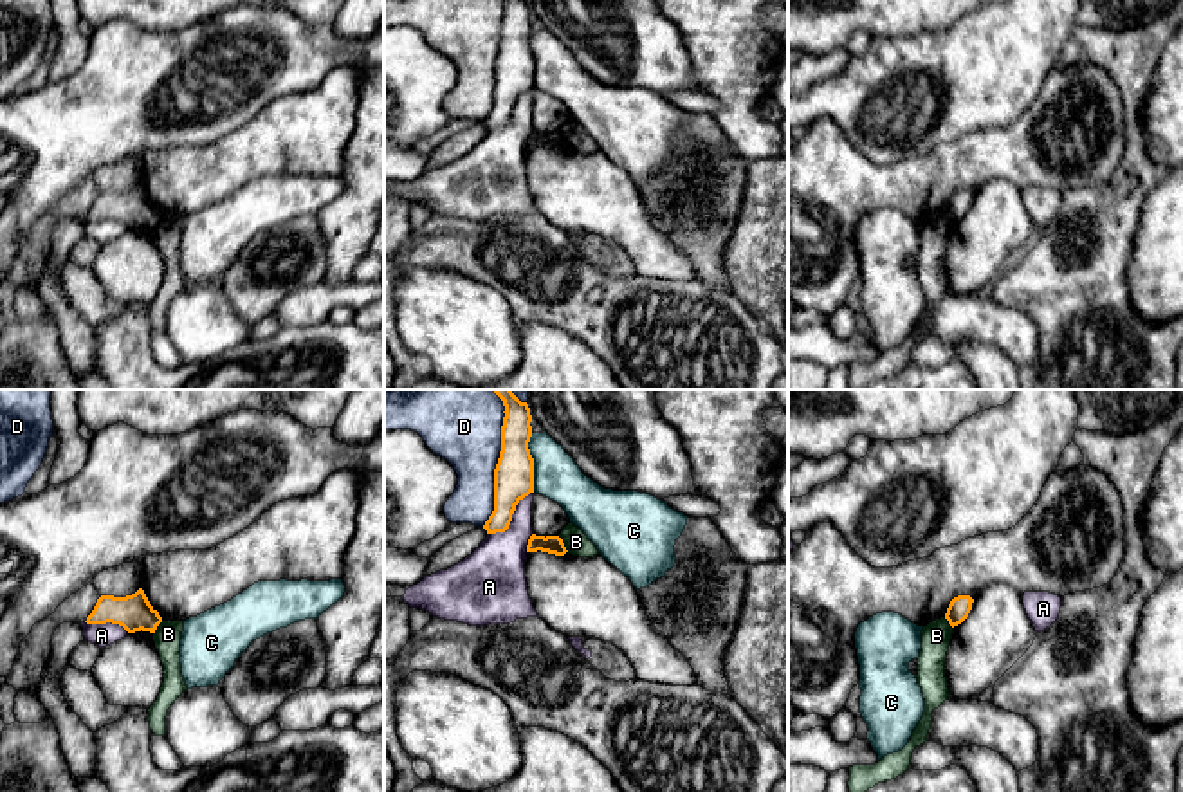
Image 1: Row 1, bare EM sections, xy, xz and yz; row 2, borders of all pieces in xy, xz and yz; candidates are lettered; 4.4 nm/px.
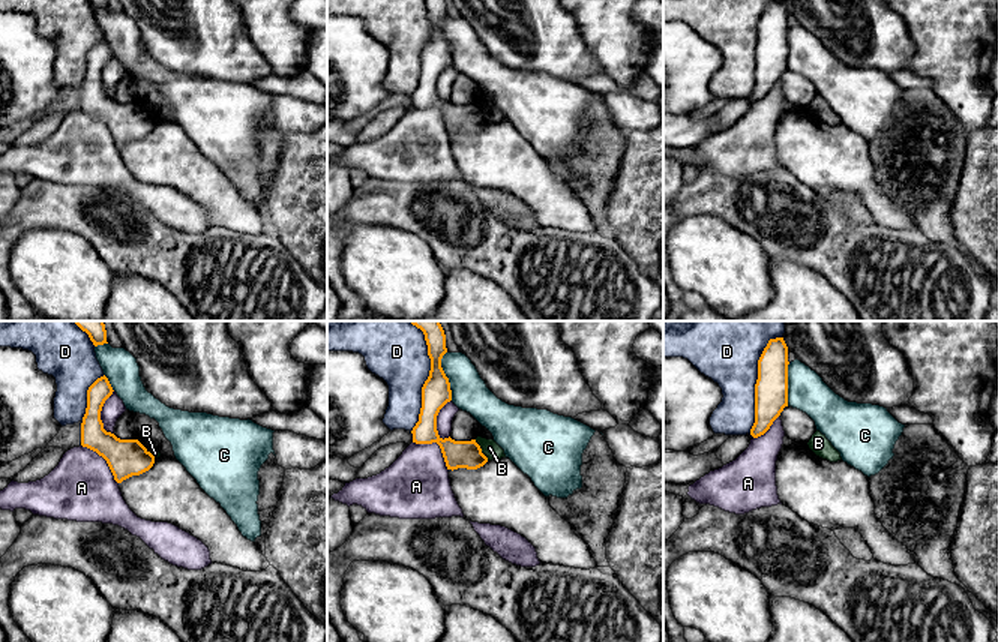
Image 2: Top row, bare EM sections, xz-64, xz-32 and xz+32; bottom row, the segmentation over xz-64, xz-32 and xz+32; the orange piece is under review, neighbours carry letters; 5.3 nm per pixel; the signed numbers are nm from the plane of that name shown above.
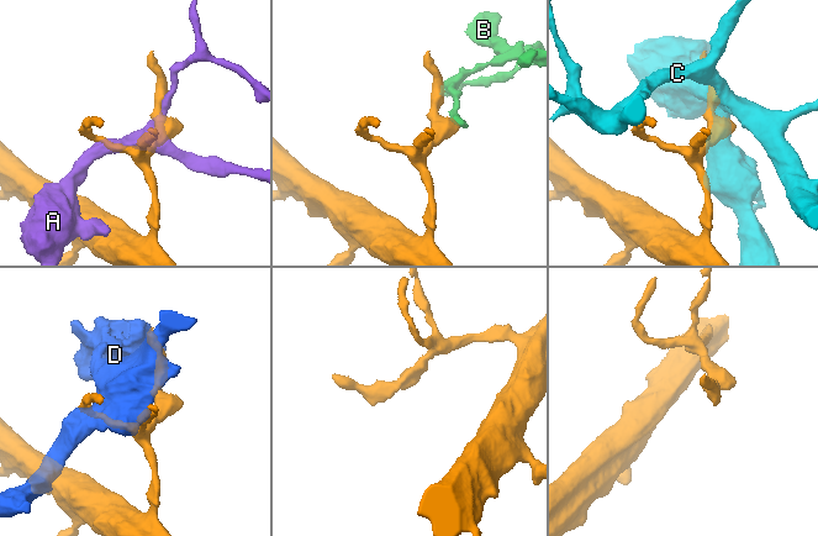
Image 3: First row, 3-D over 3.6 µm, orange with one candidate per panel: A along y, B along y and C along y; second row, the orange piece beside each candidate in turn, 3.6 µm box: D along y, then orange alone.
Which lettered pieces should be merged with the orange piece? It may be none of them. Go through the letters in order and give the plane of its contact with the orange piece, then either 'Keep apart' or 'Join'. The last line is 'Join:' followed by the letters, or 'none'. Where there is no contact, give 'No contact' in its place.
A: Touches orange in xz. Keep apart
B: Touches orange in xz. Keep apart
C: Touches orange in xz. Keep apart
D: Touches orange in xz. Keep apart
Join: none

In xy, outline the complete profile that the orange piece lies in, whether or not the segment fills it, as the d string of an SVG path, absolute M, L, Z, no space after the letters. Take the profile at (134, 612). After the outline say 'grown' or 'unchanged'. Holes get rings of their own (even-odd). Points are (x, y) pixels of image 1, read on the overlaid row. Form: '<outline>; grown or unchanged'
M142 588L126 597L101 595L85 621L87 624L119 624L128 633L155 633L162 622L159 612L150 604Z; unchanged

